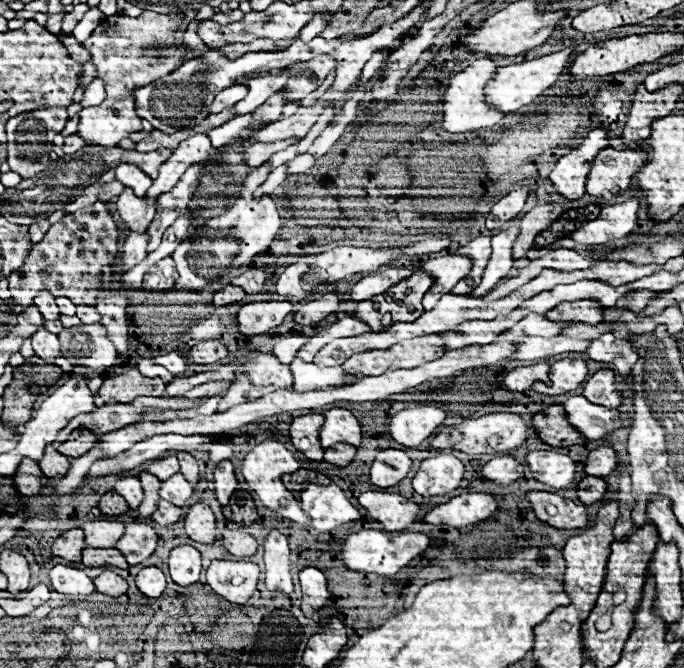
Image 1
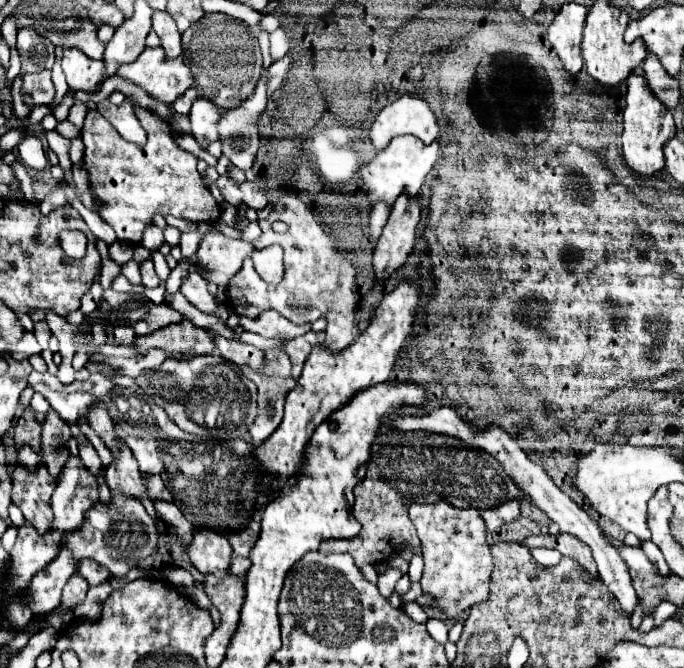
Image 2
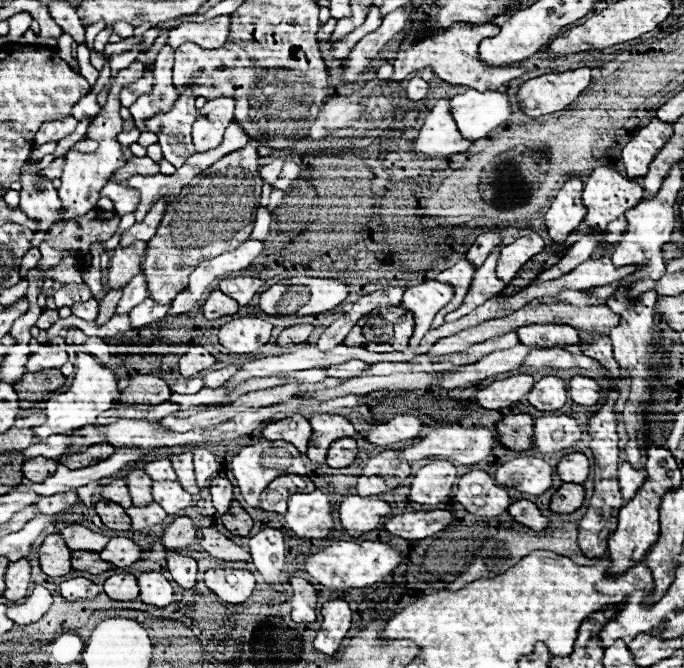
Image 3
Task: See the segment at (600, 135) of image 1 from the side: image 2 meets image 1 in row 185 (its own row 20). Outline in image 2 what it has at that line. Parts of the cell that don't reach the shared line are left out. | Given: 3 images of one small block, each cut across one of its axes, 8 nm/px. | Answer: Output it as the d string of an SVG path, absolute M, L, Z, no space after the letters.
M576 2L564 4L552 24L548 26L548 40L558 52L560 60L564 62L564 68L570 74L578 74L584 66L582 60L582 28L586 20L588 8Z

